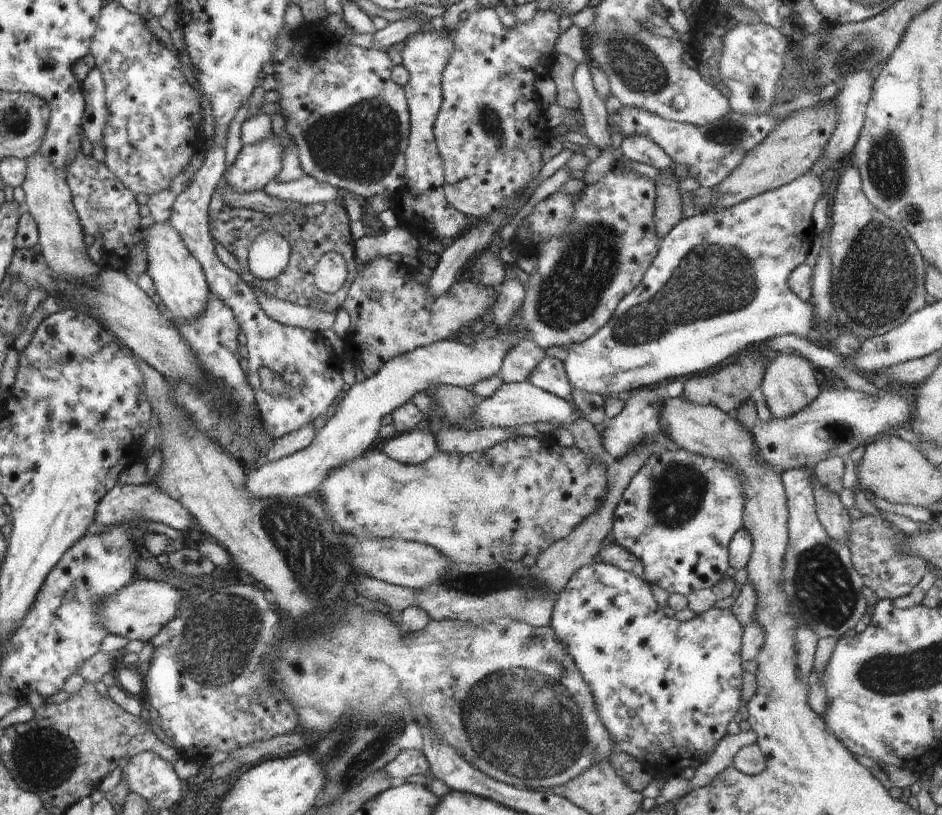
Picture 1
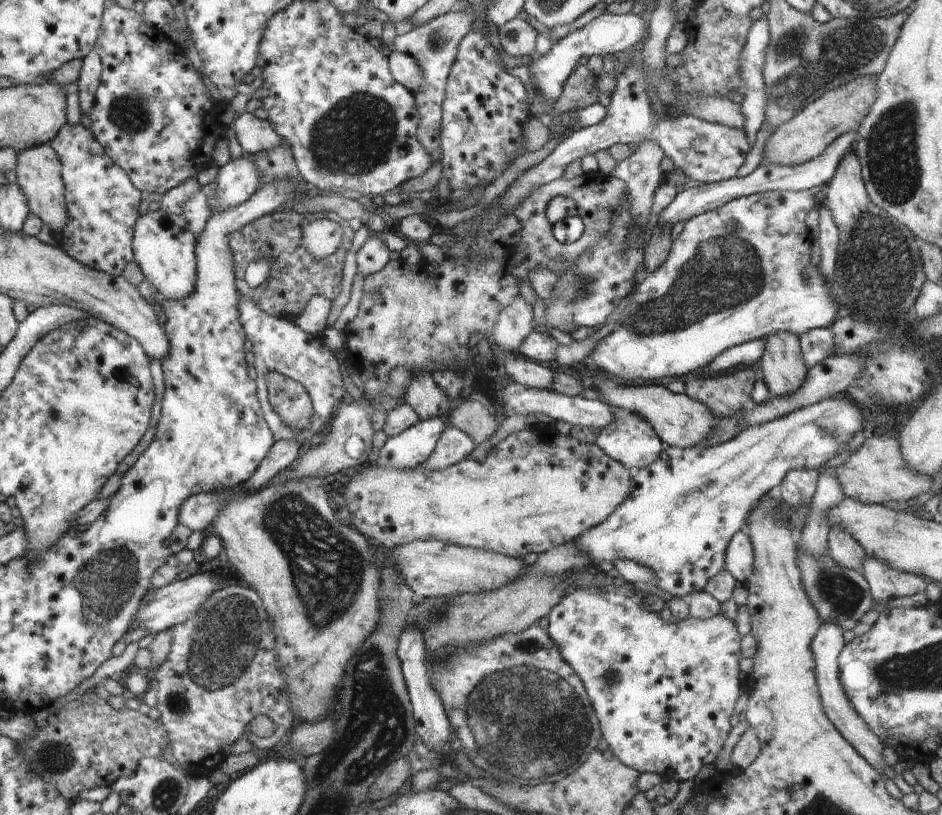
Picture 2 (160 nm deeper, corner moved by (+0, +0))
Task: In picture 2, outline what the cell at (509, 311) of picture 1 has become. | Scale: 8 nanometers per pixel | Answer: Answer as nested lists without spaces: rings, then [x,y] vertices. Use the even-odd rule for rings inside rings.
[[[521,296],[515,297],[504,310],[499,311],[491,340],[508,355],[514,355],[534,325],[532,307]]]

